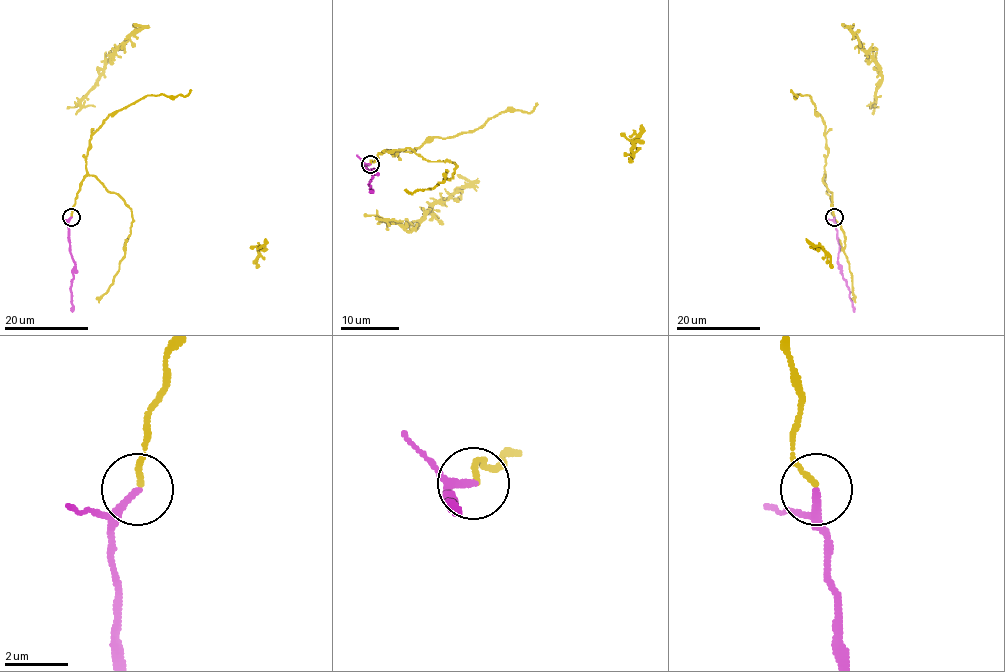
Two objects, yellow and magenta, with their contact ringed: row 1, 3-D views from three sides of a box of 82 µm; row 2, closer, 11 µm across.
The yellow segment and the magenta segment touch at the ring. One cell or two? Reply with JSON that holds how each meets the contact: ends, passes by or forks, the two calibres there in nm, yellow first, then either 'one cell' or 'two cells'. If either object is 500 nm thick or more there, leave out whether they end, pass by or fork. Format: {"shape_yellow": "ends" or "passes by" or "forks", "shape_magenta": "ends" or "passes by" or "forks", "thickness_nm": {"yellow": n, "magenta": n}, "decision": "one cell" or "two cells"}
{"shape_yellow": "ends", "shape_magenta": "ends", "thickness_nm": {"yellow": 160, "magenta": 220}, "decision": "two cells"}

